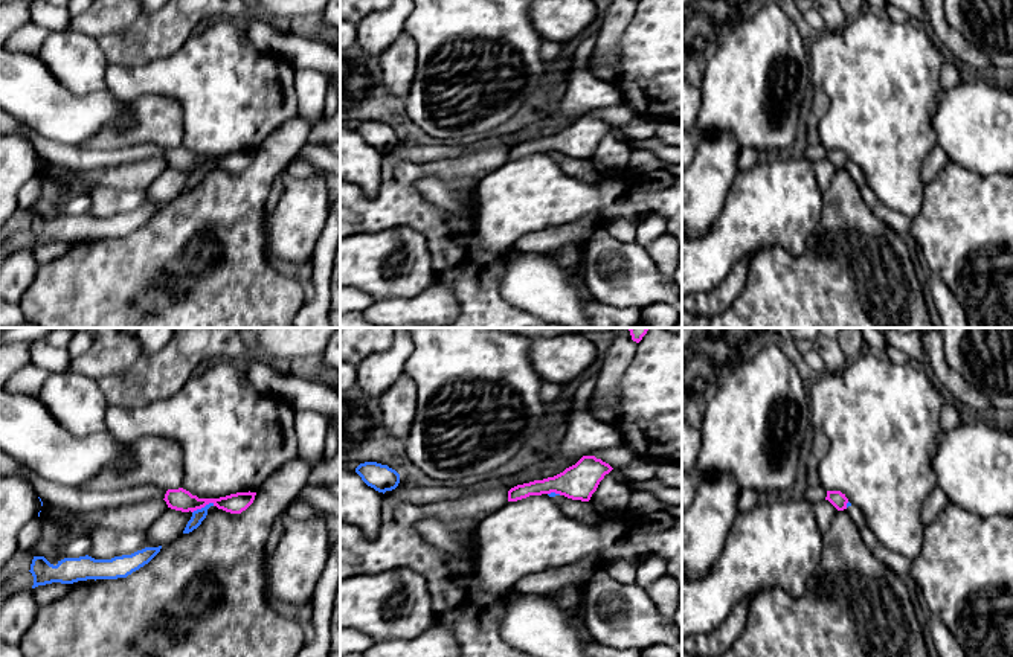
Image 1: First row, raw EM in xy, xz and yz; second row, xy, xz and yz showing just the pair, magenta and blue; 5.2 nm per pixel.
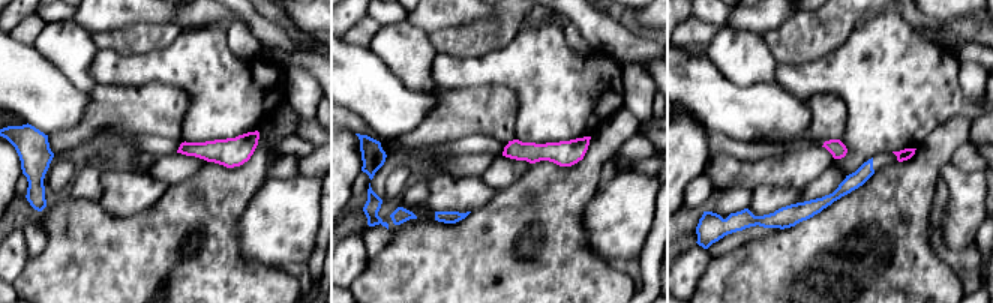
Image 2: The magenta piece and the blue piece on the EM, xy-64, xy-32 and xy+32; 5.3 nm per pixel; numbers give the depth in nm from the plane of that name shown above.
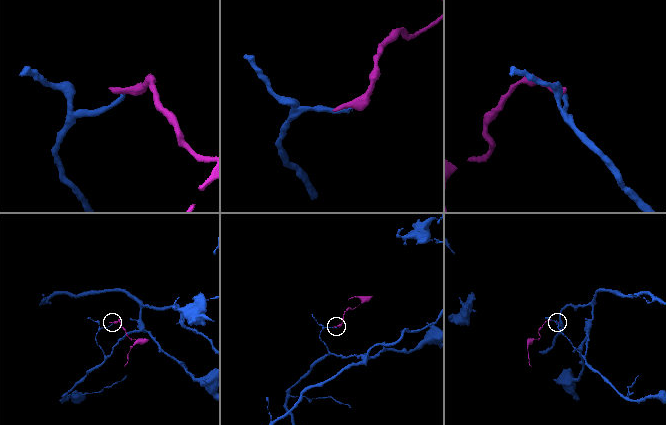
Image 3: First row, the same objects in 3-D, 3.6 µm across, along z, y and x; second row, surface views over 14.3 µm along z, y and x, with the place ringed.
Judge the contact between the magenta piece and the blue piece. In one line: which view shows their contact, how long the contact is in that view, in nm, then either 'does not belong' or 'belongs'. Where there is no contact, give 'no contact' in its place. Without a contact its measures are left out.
xy | 130 nm | does not belong

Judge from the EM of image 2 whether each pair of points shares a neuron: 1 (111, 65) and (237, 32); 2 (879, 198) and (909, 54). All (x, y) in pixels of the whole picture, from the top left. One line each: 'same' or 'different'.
1: different
2: different

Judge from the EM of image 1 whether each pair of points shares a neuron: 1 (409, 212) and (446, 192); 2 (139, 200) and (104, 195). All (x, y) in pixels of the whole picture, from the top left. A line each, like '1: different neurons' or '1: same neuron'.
1: different neurons
2: same neuron

